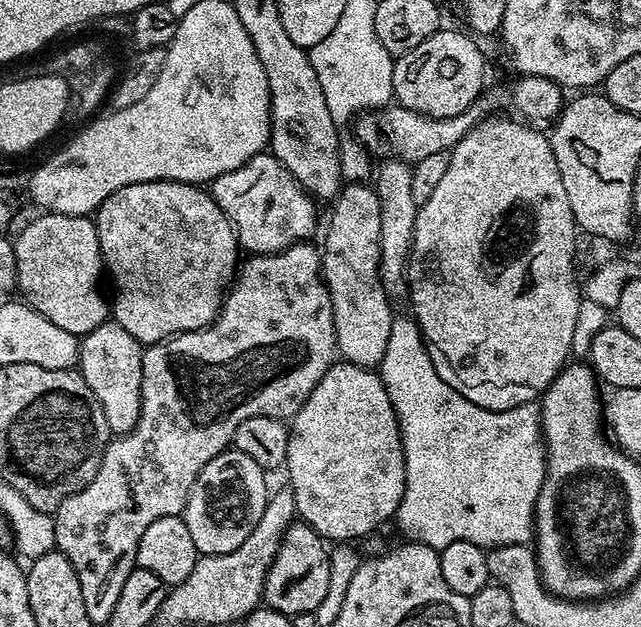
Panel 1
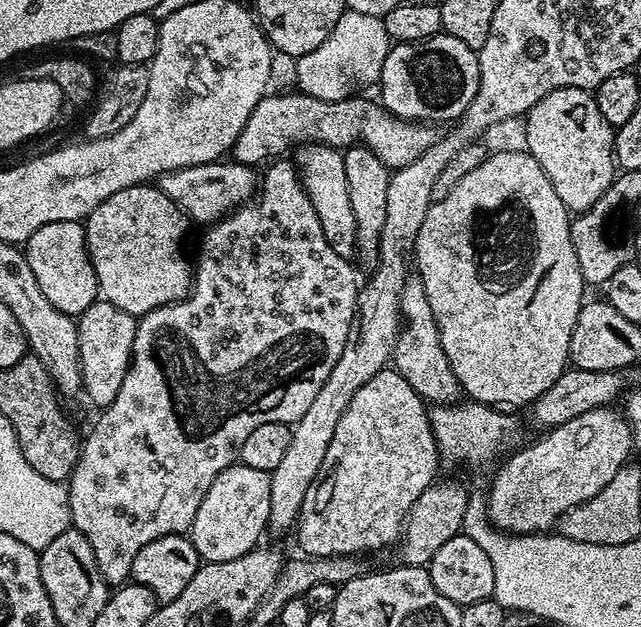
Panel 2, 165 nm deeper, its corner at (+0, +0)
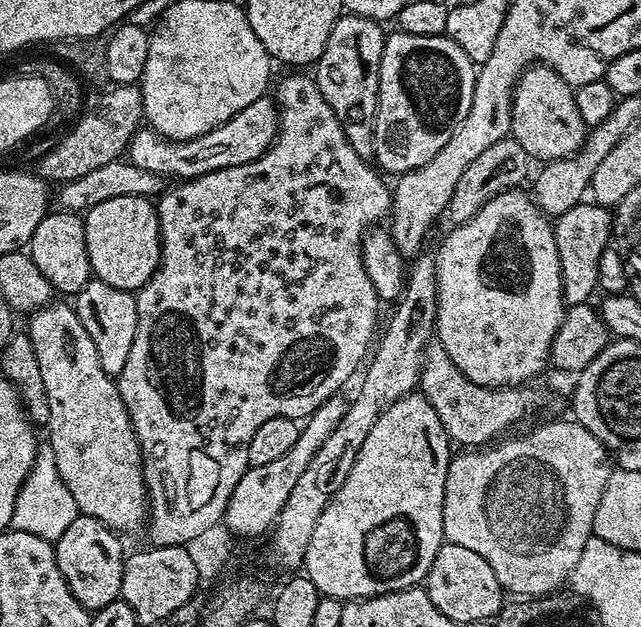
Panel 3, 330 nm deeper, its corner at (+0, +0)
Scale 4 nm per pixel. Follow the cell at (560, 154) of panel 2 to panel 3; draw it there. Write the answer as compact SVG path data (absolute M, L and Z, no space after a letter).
M536 62L520 73L520 81L516 83L516 91L512 94L512 131L511 139L516 140L529 157L540 159L540 162L561 160L572 156L584 145L586 126L582 122L582 114L578 114L578 102L573 85L568 84L553 68Z

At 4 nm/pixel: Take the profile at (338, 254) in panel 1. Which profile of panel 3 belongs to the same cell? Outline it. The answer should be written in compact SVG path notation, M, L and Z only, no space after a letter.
M341 14L334 22L334 30L330 30L330 38L326 38L324 52L314 65L314 79L322 98L326 98L326 106L334 110L334 118L338 118L346 134L346 142L365 158L371 157L374 150L380 67L386 39L384 28L378 20Z

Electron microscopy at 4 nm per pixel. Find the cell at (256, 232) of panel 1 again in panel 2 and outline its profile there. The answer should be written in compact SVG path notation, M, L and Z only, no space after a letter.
M224 158L214 161L213 164L199 164L198 166L186 166L159 177L158 186L184 211L189 221L196 220L203 226L211 226L218 220L236 211L242 204L248 203L258 191L258 176L251 167L246 164L237 164L231 159Z

